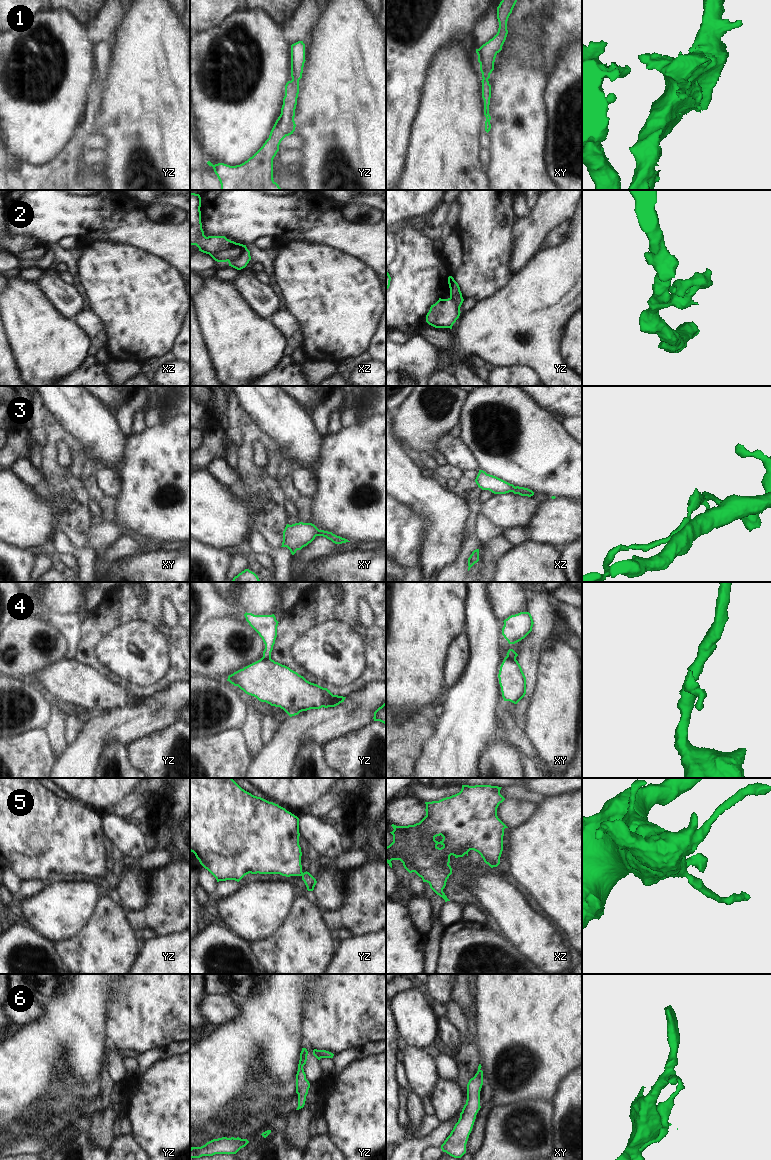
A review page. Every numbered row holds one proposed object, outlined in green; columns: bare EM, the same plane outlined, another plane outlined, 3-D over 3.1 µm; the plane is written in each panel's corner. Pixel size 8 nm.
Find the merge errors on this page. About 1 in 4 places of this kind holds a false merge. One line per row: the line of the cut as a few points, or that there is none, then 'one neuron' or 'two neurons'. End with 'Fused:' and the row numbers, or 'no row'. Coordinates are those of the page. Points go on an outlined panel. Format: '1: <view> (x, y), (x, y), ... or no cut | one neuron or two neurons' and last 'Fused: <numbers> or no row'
1: no cut | one neuron
2: xz (243, 245), (236, 256), (232, 256), (227, 260) | two neurons
3: no cut | one neuron
4: xy (507, 655), (515, 659) | two neurons
5: no cut | one neuron
6: no cut | one neuron
Fused: 2, 4

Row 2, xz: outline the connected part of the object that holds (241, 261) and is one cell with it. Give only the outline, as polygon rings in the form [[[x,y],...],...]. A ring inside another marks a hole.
[[[243,245],[243,248],[240,254],[237,257],[232,257],[228,260],[229,266],[241,270],[247,266],[251,260],[250,251],[247,249],[246,245]]]

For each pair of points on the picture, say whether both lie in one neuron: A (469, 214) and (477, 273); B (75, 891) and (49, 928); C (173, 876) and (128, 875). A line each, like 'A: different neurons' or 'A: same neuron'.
A: same neuron
B: same neuron
C: different neurons

